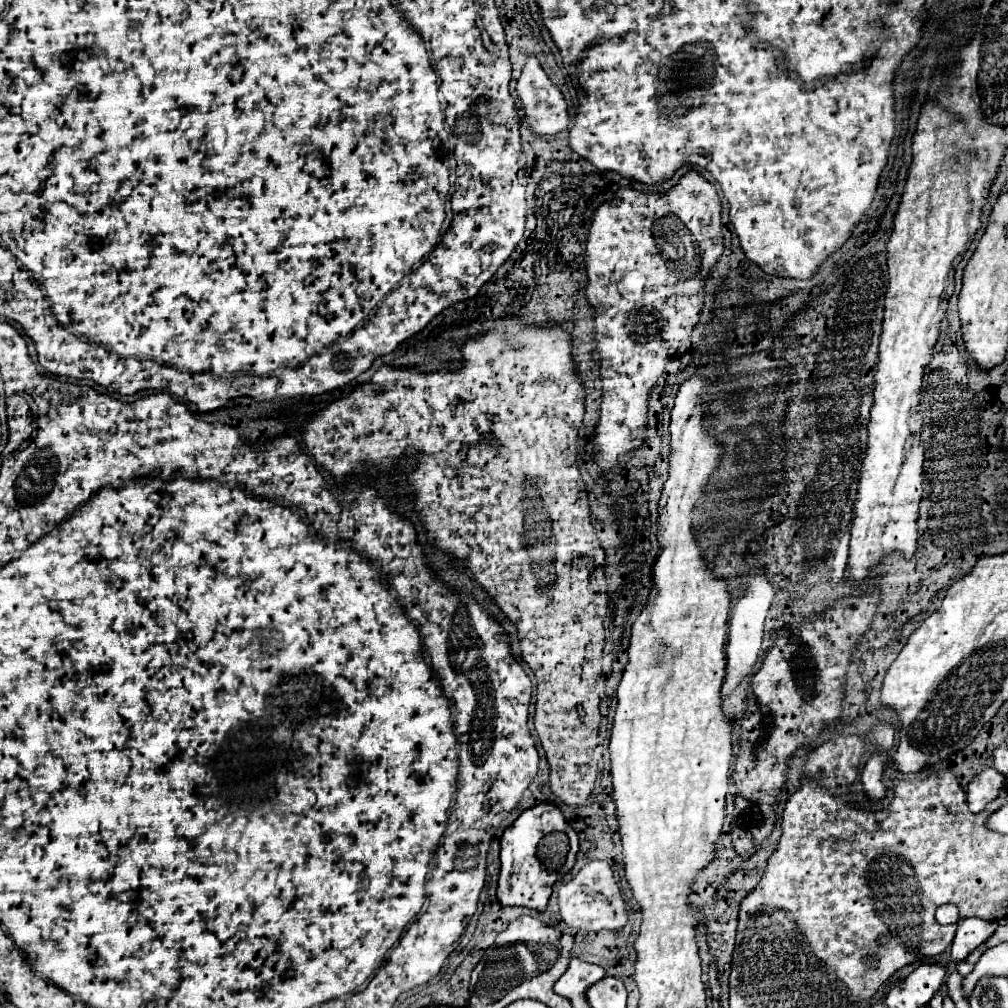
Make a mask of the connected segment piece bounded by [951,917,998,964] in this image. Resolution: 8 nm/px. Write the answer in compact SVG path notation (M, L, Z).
M978 917L960 919L957 924L956 935L951 945L954 964L964 960L970 951L982 945L998 929L996 921L984 921Z

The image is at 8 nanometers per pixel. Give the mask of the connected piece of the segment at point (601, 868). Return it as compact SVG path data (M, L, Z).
M590 861L584 865L576 877L558 889L560 899L560 915L564 923L572 929L588 929L588 931L600 931L600 929L622 929L628 921L628 905L622 899L622 891L614 879L612 867L606 861Z

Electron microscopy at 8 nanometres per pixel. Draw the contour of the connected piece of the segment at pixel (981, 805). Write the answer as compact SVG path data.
M986 769L974 783L968 787L968 807L972 813L980 813L986 809L990 801L994 801L1000 789L1006 785L1006 777L1000 775L996 769Z

